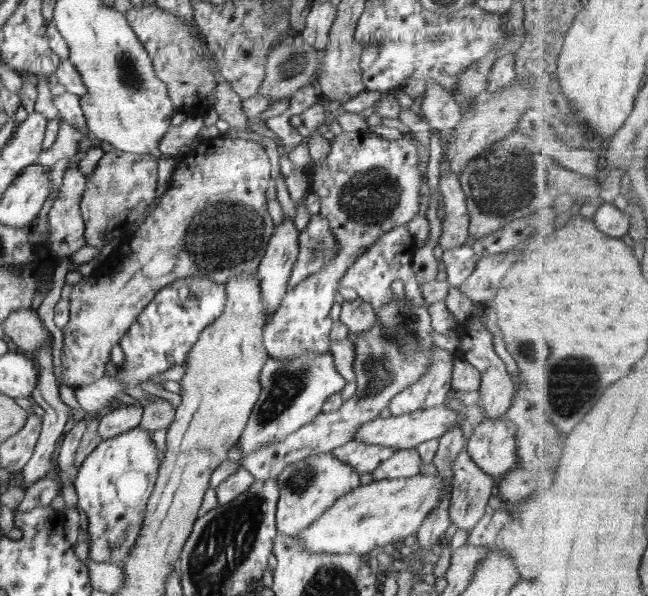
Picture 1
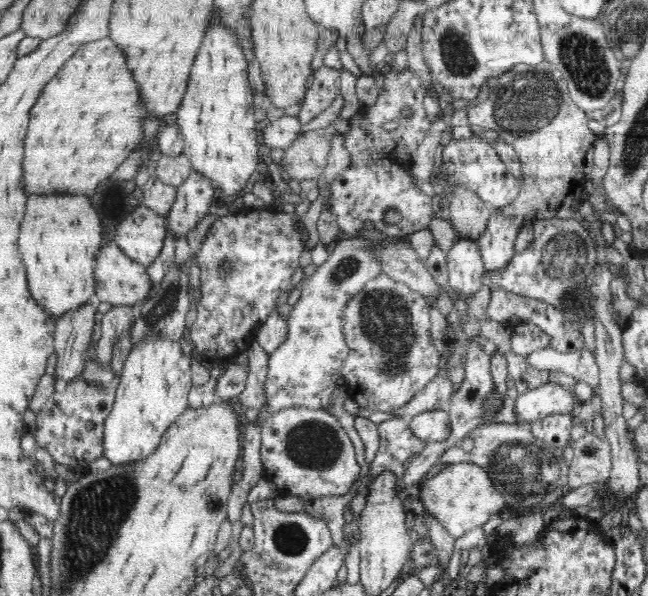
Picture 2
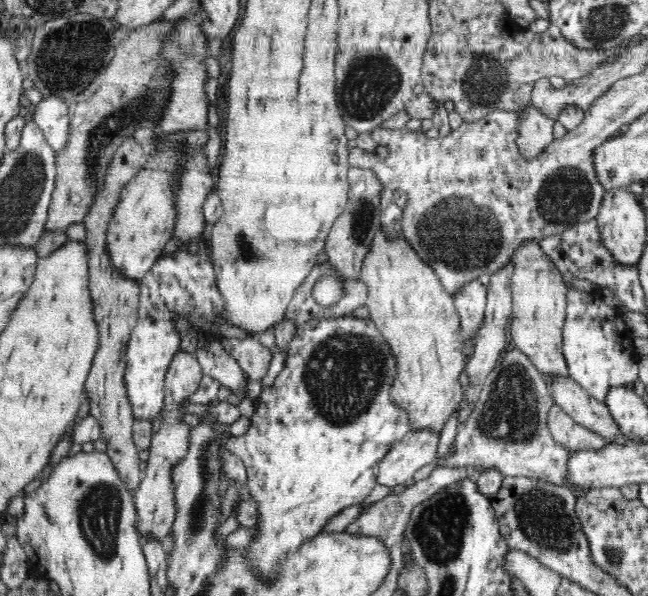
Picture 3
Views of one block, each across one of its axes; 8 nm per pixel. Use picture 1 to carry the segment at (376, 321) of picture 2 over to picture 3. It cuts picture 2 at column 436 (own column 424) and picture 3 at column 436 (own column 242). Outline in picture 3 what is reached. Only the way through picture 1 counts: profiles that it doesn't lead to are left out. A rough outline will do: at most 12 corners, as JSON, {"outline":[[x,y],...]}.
{"outline":[[518,349],[435,466],[484,466],[575,497],[546,378]]}

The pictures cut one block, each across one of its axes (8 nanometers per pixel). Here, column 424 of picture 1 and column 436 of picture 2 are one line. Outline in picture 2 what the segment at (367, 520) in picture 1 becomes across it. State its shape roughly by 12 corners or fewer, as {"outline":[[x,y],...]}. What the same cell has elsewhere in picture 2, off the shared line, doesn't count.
{"outline":[[478,464],[422,482],[419,500],[455,539],[504,511]]}

